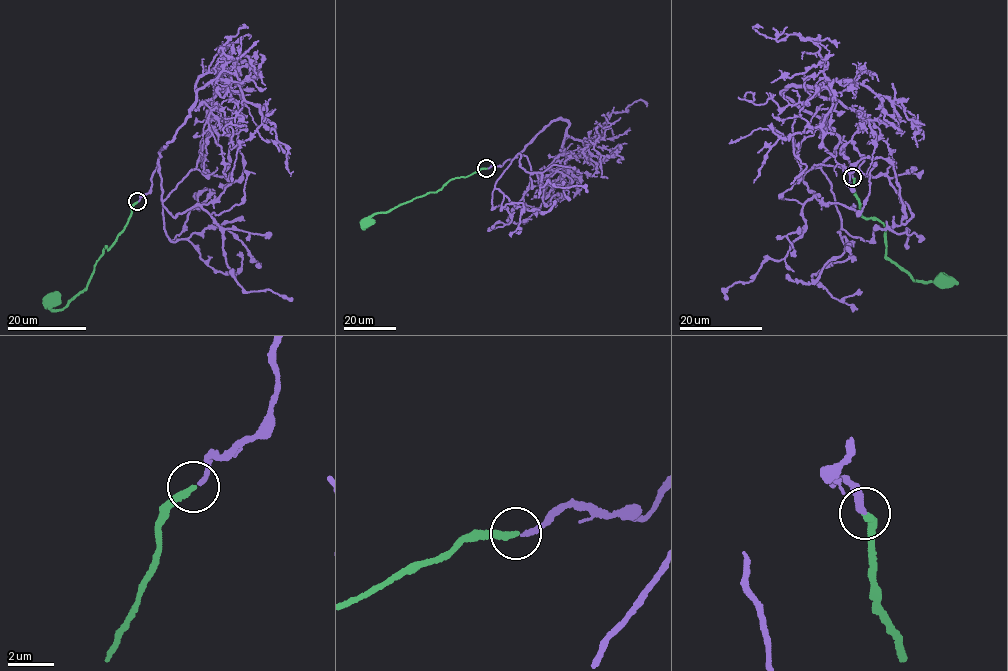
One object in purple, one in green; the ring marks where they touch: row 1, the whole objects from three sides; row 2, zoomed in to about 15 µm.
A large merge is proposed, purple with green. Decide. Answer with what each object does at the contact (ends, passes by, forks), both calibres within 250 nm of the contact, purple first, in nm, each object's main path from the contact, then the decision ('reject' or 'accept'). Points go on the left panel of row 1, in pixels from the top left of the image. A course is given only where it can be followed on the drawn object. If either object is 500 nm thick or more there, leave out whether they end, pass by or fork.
purple ends; green ends; calibres 200 and 300 nm; course purple (138, 201), (159, 151), (215, 79), (240, 86), (262, 117), (240, 141), (231, 182); course green (137, 201), (123, 232), (109, 249), (104, 247), (86, 289), (60, 310), (52, 309), (52, 302); accept

